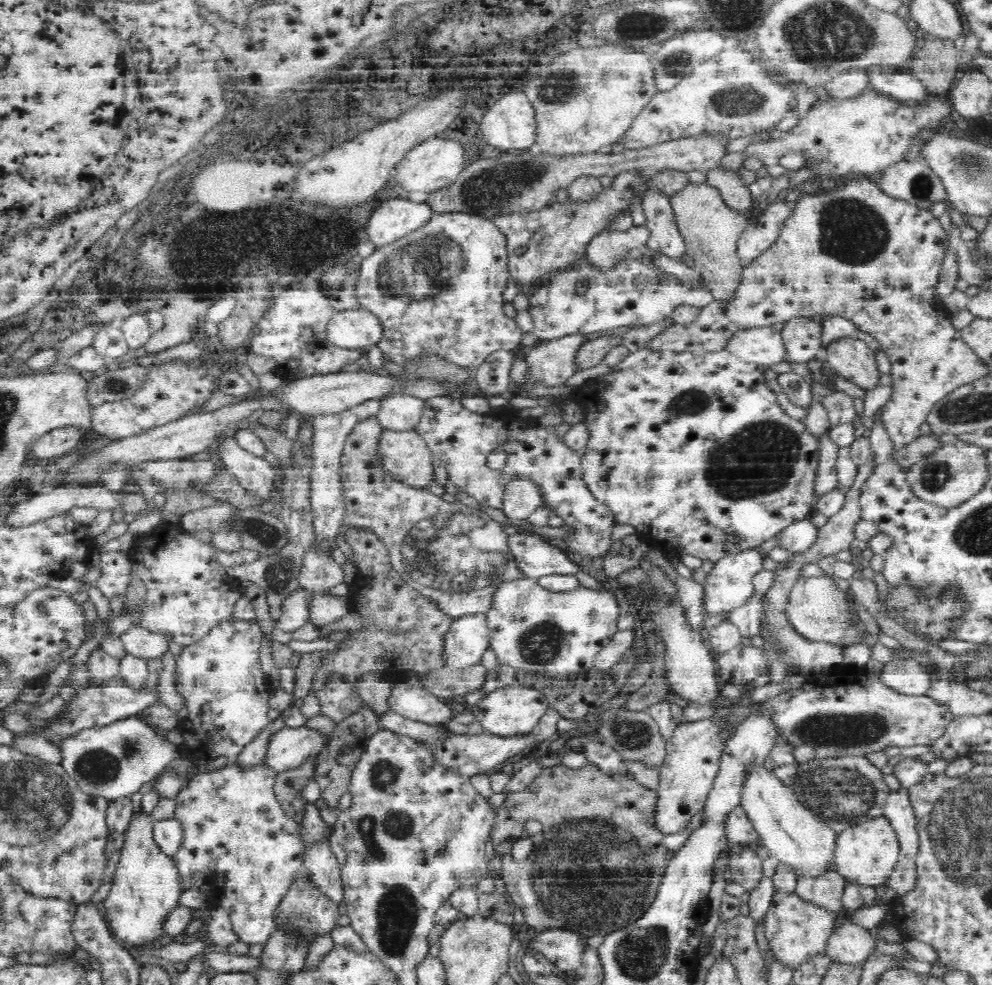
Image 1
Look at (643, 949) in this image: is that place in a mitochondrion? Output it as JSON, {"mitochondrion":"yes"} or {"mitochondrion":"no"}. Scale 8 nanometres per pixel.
{"mitochondrion":"yes"}

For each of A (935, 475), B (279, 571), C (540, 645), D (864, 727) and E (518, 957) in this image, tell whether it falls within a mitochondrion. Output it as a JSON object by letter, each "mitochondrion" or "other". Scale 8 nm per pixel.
{"A":"mitochondrion","B":"mitochondrion","C":"mitochondrion","D":"mitochondrion","E":"mitochondrion"}

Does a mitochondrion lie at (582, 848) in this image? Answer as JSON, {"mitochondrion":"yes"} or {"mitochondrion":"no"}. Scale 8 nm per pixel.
{"mitochondrion":"yes"}

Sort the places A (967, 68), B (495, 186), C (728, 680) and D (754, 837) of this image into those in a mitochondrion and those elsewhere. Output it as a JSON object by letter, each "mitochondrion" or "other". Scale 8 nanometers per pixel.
{"A":"other","B":"mitochondrion","C":"other","D":"other"}

